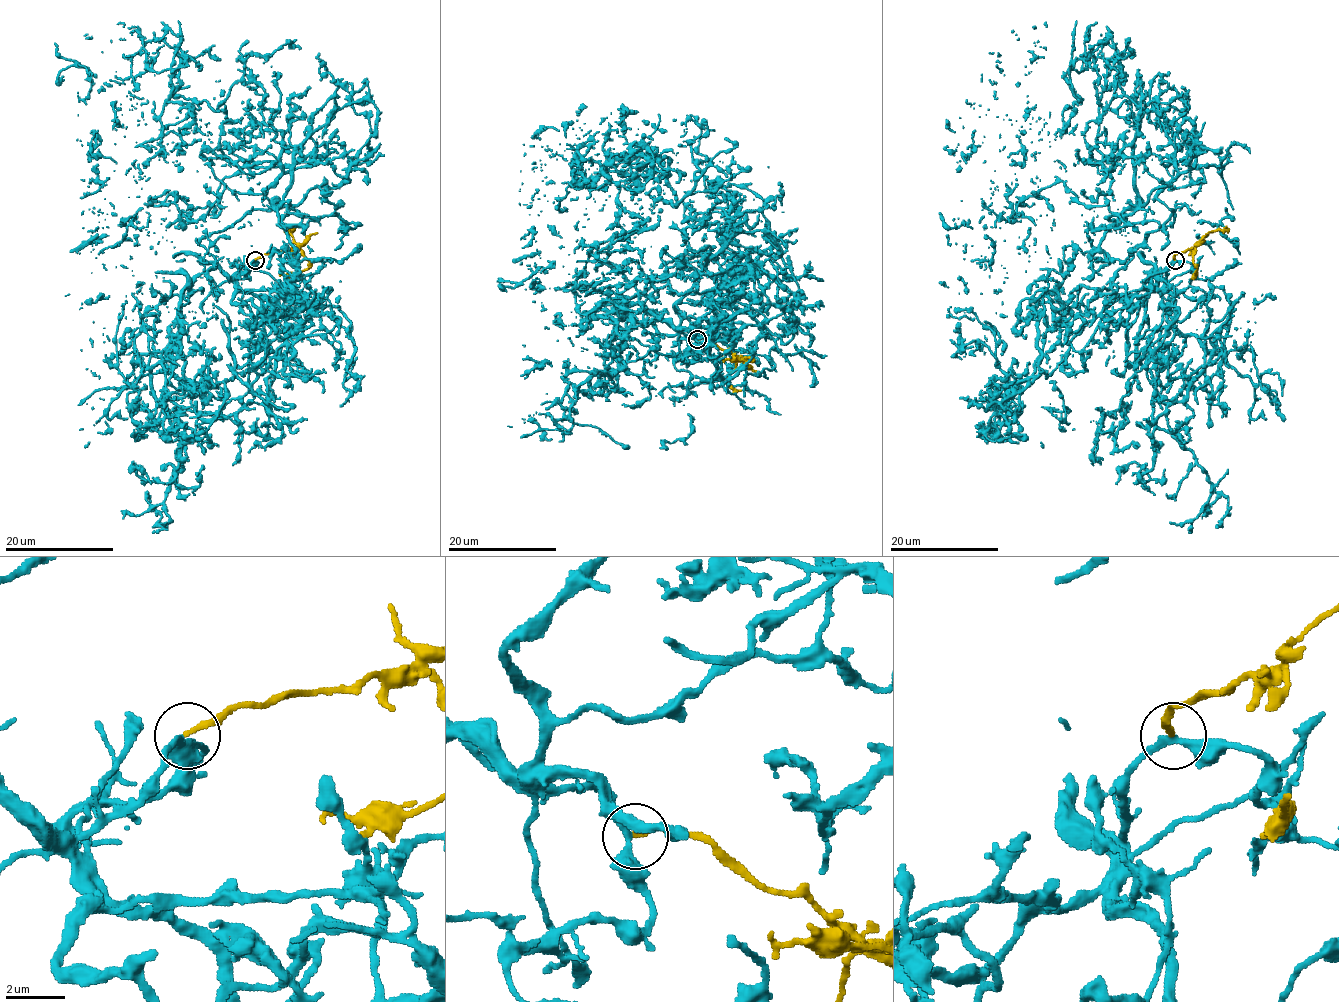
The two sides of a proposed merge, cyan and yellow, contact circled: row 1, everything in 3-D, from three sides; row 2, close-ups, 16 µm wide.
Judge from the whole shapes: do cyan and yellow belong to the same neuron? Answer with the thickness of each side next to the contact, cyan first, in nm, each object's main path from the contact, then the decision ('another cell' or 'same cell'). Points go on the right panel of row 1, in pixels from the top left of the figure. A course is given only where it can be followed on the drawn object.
240/180 nm | cyan via (1174, 259), (1049, 275), (1138, 204), (1114, 46), (1133, 99), (976, 151), (996, 82), (1042, 130) | yellow via (1174, 259), (1176, 254), (1195, 248), (1195, 274), (1192, 275) | same cell

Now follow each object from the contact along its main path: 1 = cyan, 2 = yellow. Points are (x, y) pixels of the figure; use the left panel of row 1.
1: (254, 259), (241, 292), (307, 293), (315, 57), (175, 89), (209, 132), (165, 161), (122, 82), (117, 130)
2: (254, 259), (298, 248), (308, 262), (308, 267), (280, 275)

